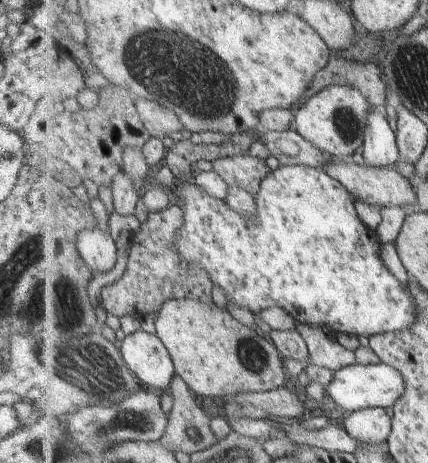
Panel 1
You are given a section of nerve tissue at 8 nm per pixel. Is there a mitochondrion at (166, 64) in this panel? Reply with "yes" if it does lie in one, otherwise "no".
yes

